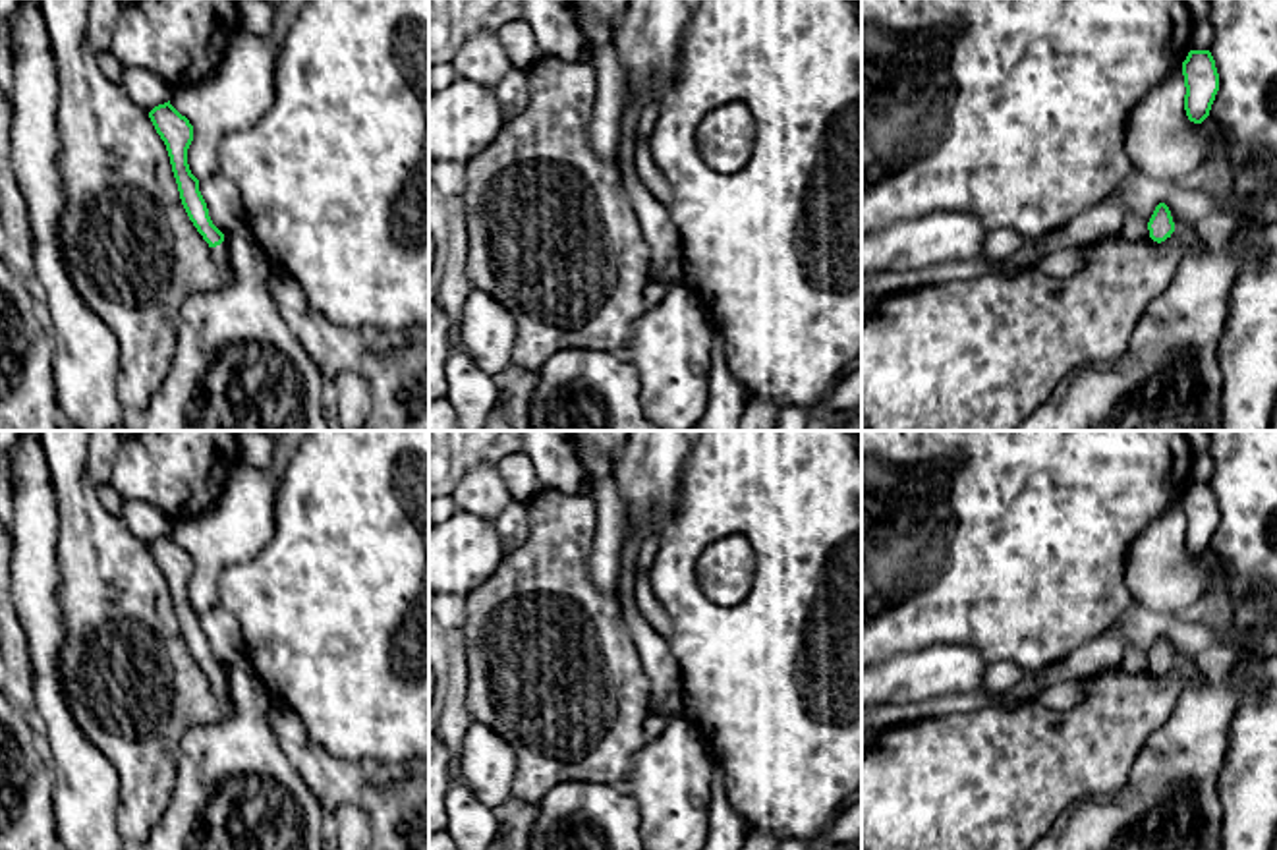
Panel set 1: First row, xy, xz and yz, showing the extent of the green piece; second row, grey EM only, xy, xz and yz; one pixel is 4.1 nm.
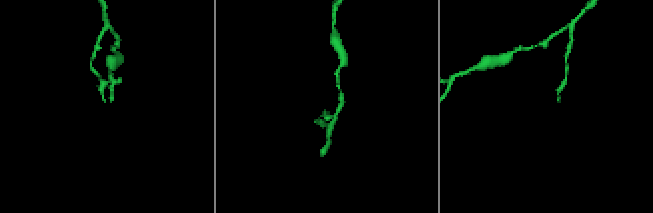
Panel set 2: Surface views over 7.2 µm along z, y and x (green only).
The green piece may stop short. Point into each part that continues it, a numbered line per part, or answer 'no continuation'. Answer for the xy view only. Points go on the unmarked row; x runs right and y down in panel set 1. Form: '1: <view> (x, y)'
1: xy (219, 686)

